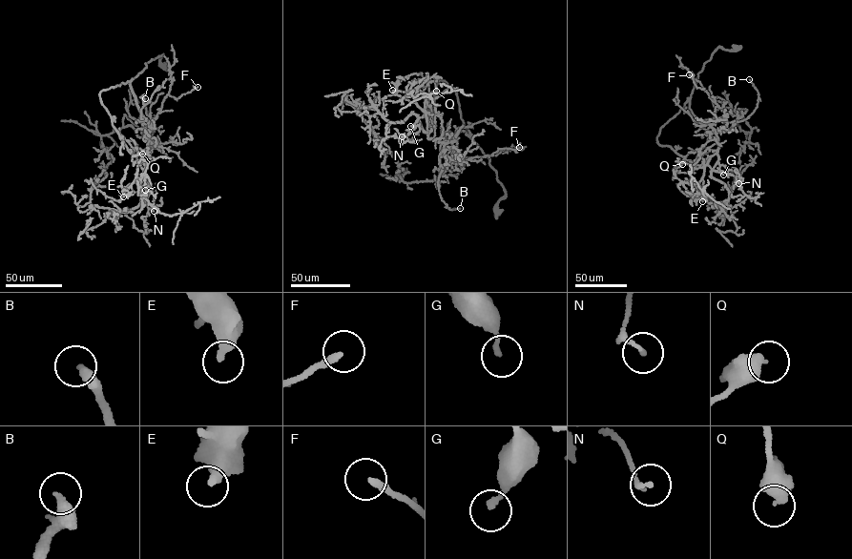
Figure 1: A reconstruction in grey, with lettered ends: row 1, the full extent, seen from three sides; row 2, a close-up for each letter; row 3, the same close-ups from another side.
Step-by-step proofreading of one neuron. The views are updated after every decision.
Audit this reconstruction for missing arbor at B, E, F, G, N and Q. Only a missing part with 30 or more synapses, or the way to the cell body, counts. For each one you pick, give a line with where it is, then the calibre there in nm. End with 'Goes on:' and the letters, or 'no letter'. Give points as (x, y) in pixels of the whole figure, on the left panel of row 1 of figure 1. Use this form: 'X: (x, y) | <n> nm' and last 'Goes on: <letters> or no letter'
Goes on: no letter

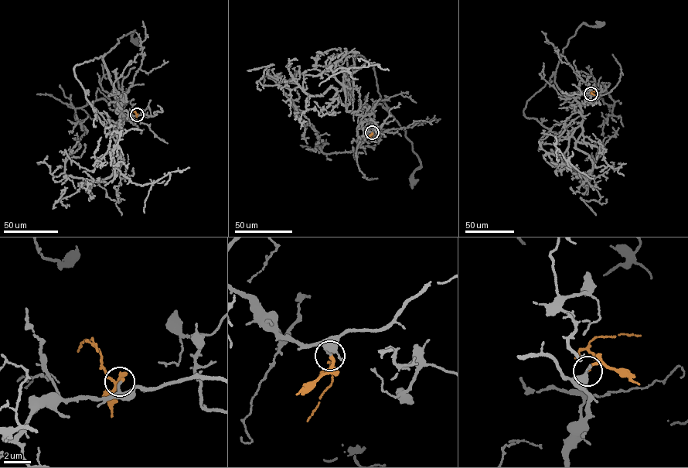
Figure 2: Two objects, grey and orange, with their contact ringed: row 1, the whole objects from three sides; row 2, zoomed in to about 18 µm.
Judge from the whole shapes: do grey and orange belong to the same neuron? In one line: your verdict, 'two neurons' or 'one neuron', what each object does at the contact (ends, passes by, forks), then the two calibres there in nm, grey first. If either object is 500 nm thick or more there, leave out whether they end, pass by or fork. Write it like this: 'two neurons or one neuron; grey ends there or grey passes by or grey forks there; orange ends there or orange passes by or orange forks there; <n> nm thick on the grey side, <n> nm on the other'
one neuron; grey ends there; orange ends there; 200 nm thick on the grey side, 200 nm on the other

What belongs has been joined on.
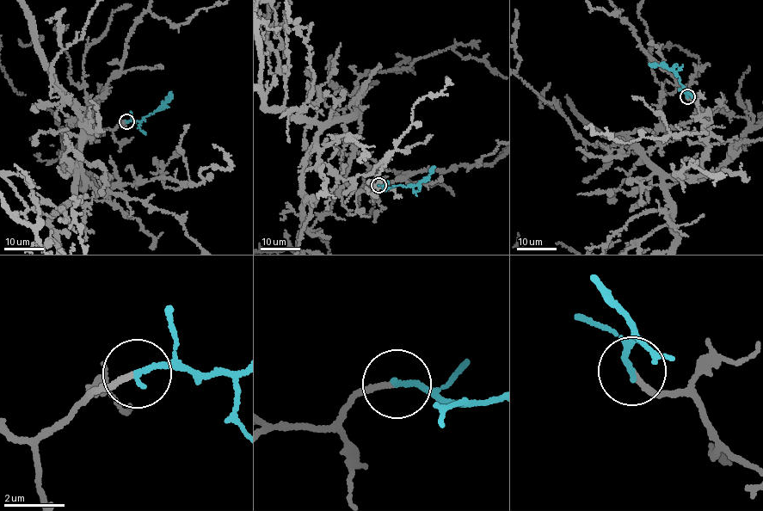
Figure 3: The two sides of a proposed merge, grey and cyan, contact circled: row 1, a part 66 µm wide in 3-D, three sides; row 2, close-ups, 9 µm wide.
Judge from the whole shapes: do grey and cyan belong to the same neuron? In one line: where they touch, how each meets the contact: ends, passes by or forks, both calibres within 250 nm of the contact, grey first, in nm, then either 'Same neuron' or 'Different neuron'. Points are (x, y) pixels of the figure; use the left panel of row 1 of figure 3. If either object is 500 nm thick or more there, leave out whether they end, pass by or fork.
Place: (126, 121). At the ring grey ends. At the ring cyan ends. Thickness 190 nm (grey) against 200 nm. Same neuron

